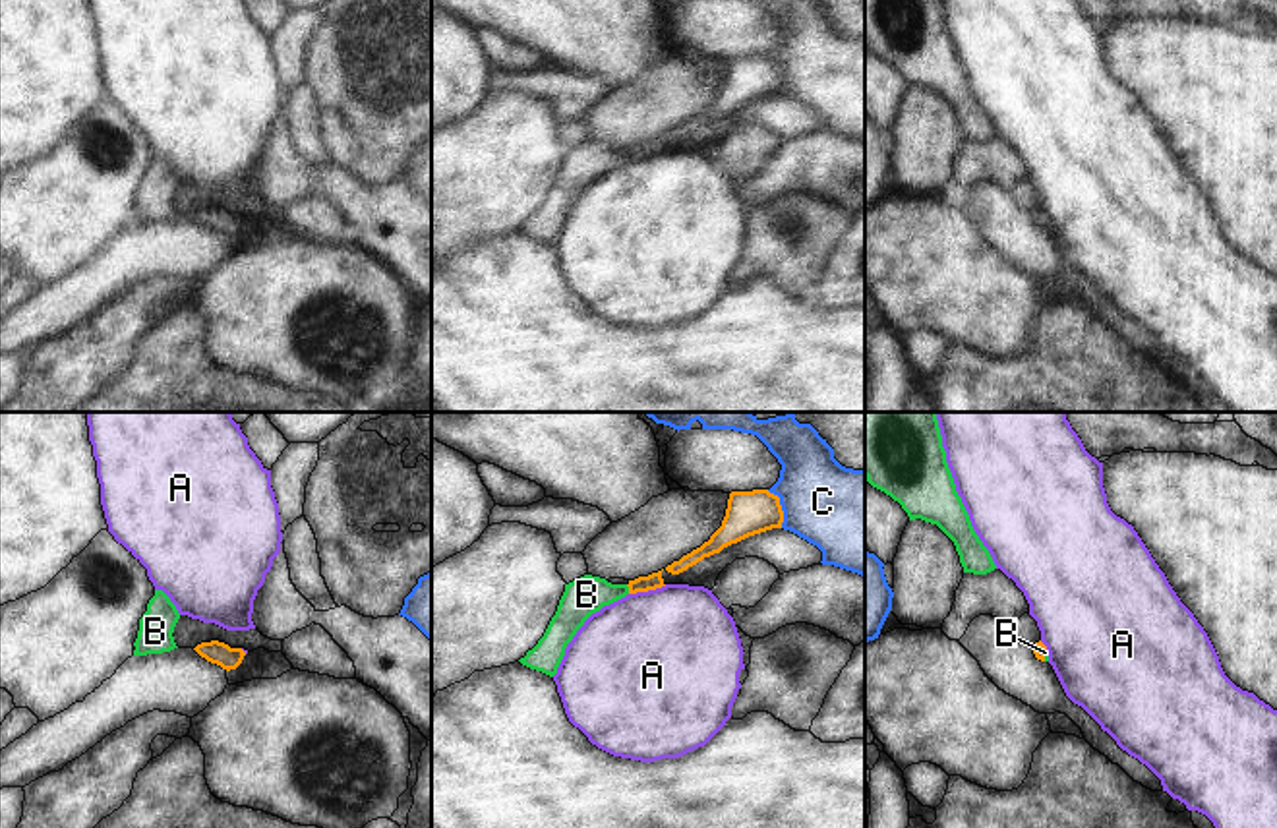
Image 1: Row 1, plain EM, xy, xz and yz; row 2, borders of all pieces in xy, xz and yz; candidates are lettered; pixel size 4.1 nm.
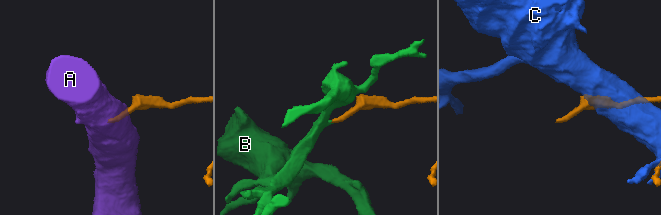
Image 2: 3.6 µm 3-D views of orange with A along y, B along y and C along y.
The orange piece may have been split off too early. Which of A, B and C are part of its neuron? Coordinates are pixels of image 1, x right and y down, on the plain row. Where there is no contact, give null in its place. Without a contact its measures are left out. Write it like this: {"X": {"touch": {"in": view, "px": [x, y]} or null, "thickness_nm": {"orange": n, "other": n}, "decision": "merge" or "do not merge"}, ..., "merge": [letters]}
{"A": {"touch": {"in": "xz", "px": [647, 157]}, "thickness_nm": {"orange": 70, "other": 500}, "decision": "do not merge"}, "B": {"touch": {"in": "xz", "px": [629, 155]}, "thickness_nm": {"orange": 70, "other": 160}, "decision": "merge"}, "C": {"touch": {"in": "xz", "px": [780, 74]}, "thickness_nm": {"orange": 180, "other": 360}, "decision": "do not merge"}, "merge": ["B"]}

